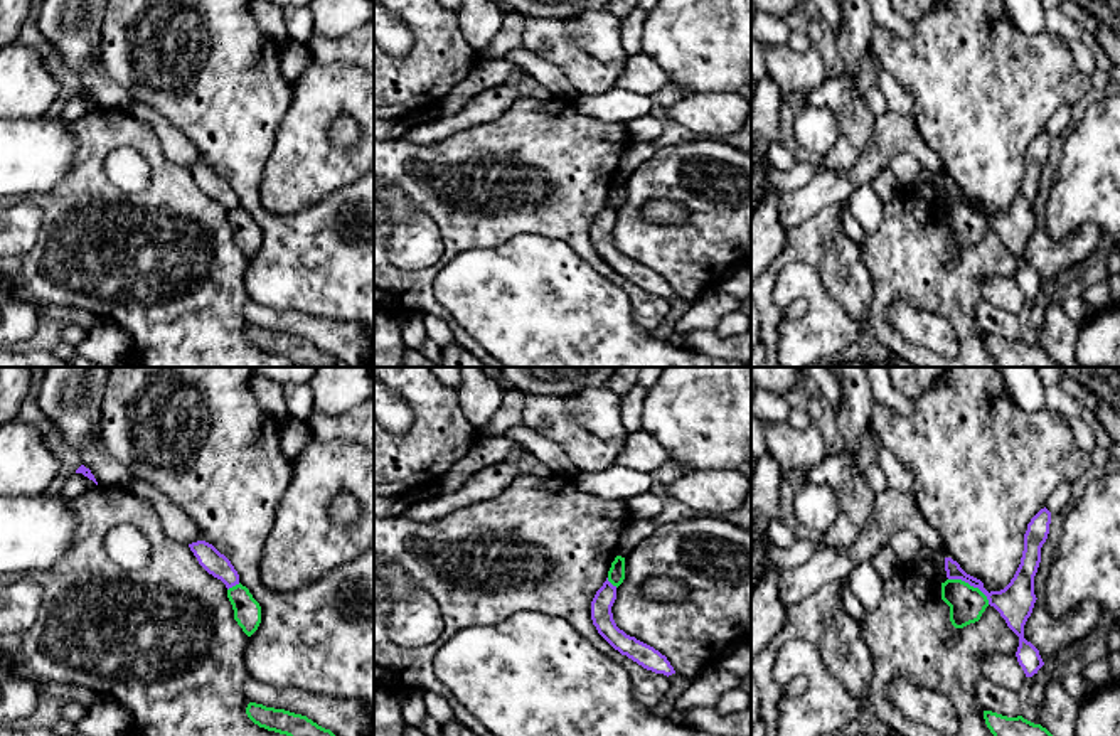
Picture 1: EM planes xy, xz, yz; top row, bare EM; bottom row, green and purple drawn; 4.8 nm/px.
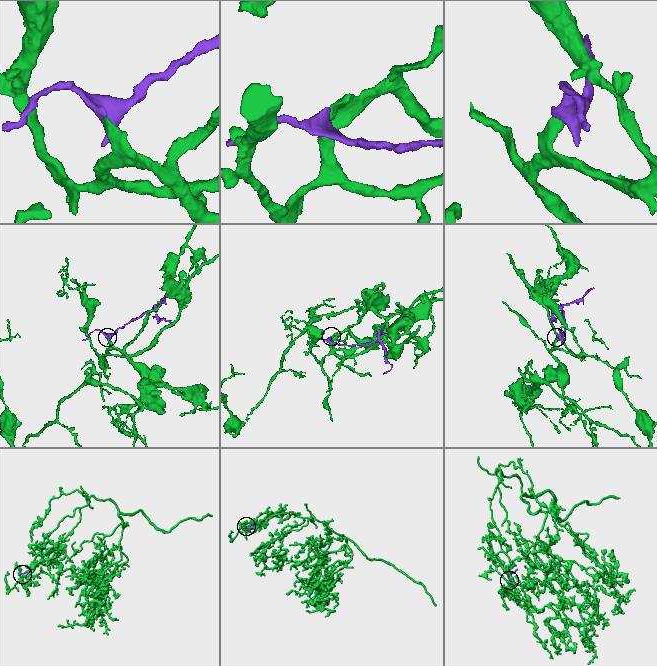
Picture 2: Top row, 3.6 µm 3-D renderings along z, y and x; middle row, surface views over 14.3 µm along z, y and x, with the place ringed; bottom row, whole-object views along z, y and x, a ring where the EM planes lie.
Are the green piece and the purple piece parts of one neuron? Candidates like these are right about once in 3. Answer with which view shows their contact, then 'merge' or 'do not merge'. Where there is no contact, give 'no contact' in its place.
yz | do not merge

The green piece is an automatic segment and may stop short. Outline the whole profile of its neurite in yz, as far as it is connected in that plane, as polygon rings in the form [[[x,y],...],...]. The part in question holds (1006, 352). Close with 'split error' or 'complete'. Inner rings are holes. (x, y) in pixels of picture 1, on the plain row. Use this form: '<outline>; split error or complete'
[[[984,333],[984,342],[1000,367],[1063,367],[1046,350],[1022,339],[1007,340],[992,333]]]; complete

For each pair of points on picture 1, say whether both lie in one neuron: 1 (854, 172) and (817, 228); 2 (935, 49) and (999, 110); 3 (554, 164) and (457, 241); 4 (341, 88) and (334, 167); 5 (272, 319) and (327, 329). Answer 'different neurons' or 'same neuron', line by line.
1: different neurons
2: same neuron
3: same neuron
4: same neuron
5: same neuron

